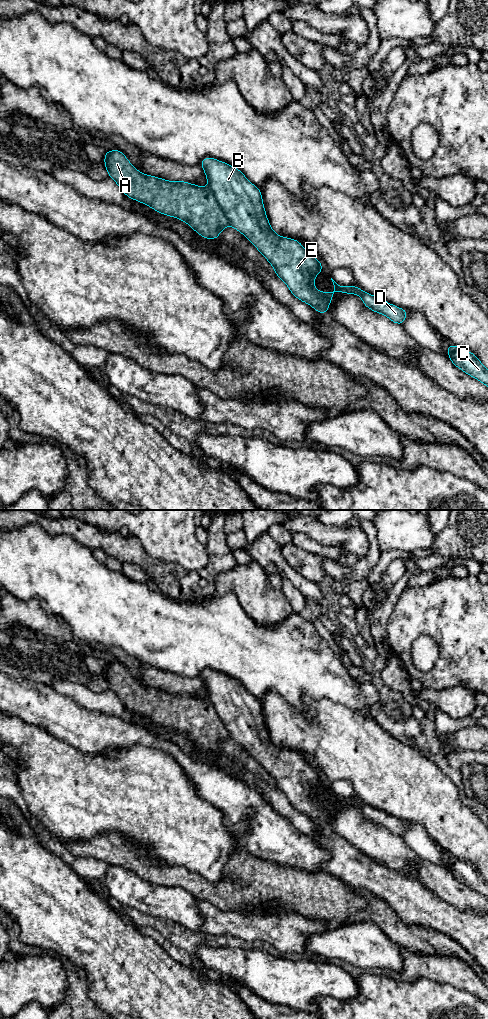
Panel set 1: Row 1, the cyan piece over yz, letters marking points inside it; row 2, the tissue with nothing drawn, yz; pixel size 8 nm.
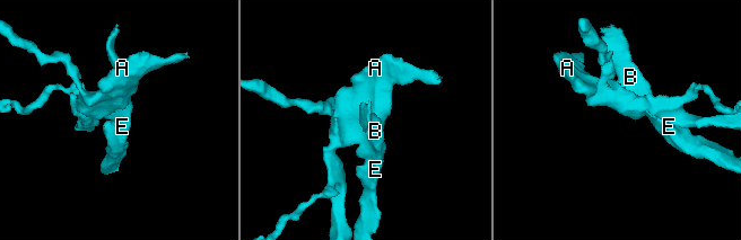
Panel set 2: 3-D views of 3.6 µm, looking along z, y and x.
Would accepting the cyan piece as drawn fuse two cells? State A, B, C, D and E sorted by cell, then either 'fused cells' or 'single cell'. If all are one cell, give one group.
A / B C D E | fused cells

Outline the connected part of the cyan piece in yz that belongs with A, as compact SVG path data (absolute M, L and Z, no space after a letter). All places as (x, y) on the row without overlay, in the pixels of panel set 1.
M118 661L104 664L104 678L123 705L153 722L187 735L205 751L220 750L219 744L230 737L223 722L209 700L194 697L186 693L168 693L139 684Z

